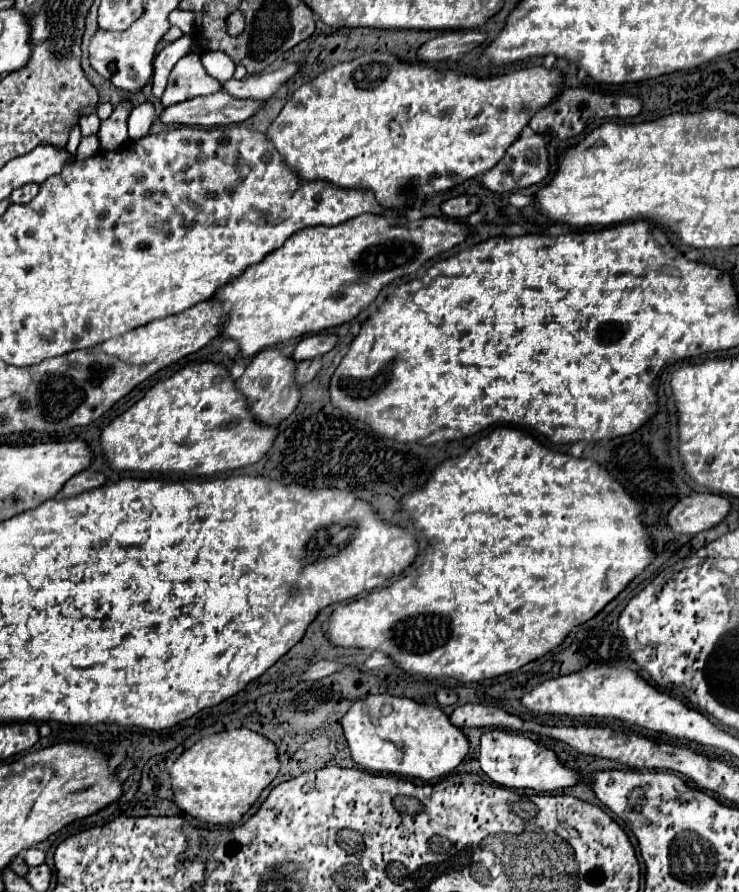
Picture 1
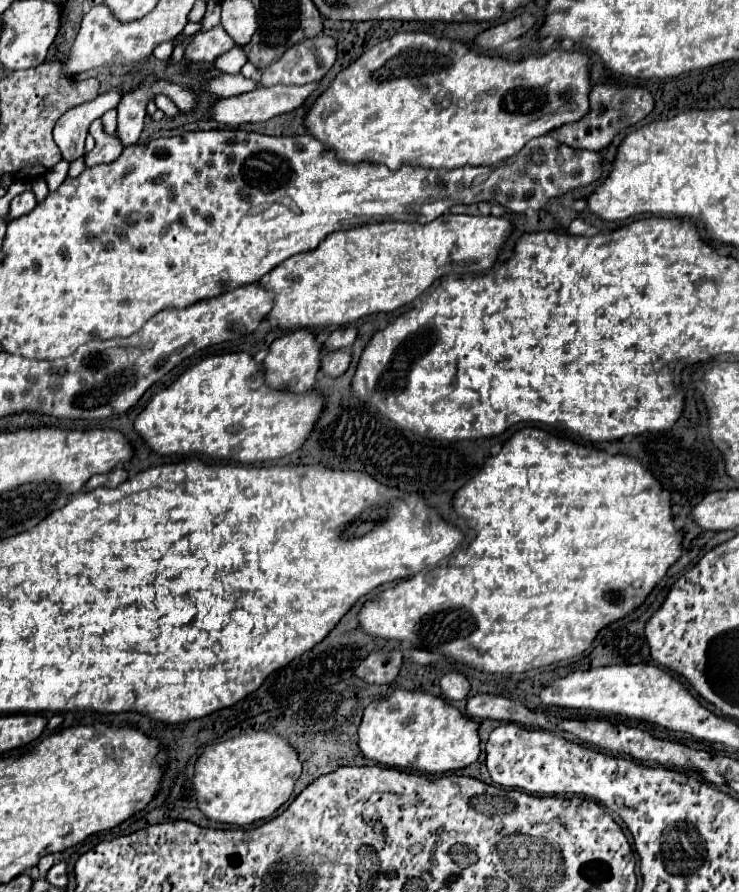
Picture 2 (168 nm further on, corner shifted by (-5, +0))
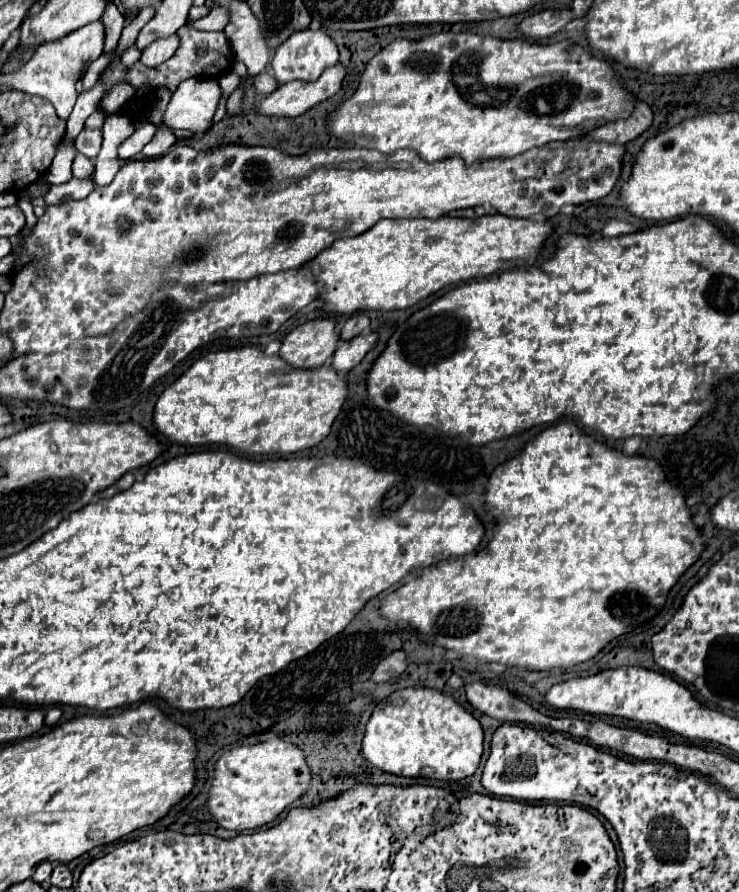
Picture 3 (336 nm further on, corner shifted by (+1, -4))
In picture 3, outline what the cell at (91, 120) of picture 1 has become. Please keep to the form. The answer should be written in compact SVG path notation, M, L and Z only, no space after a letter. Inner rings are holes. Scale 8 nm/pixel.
M77 154L73 162L73 176L77 178L87 178L93 174L93 162L91 158L85 158L85 154Z

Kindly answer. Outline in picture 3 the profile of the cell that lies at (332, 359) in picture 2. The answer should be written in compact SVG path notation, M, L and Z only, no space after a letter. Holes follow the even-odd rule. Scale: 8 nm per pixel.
M367 334L367 336L357 336L349 342L339 342L335 354L331 356L331 366L335 368L335 372L349 372L353 366L357 366L363 356L367 354L367 350L375 344L377 336L375 334Z

